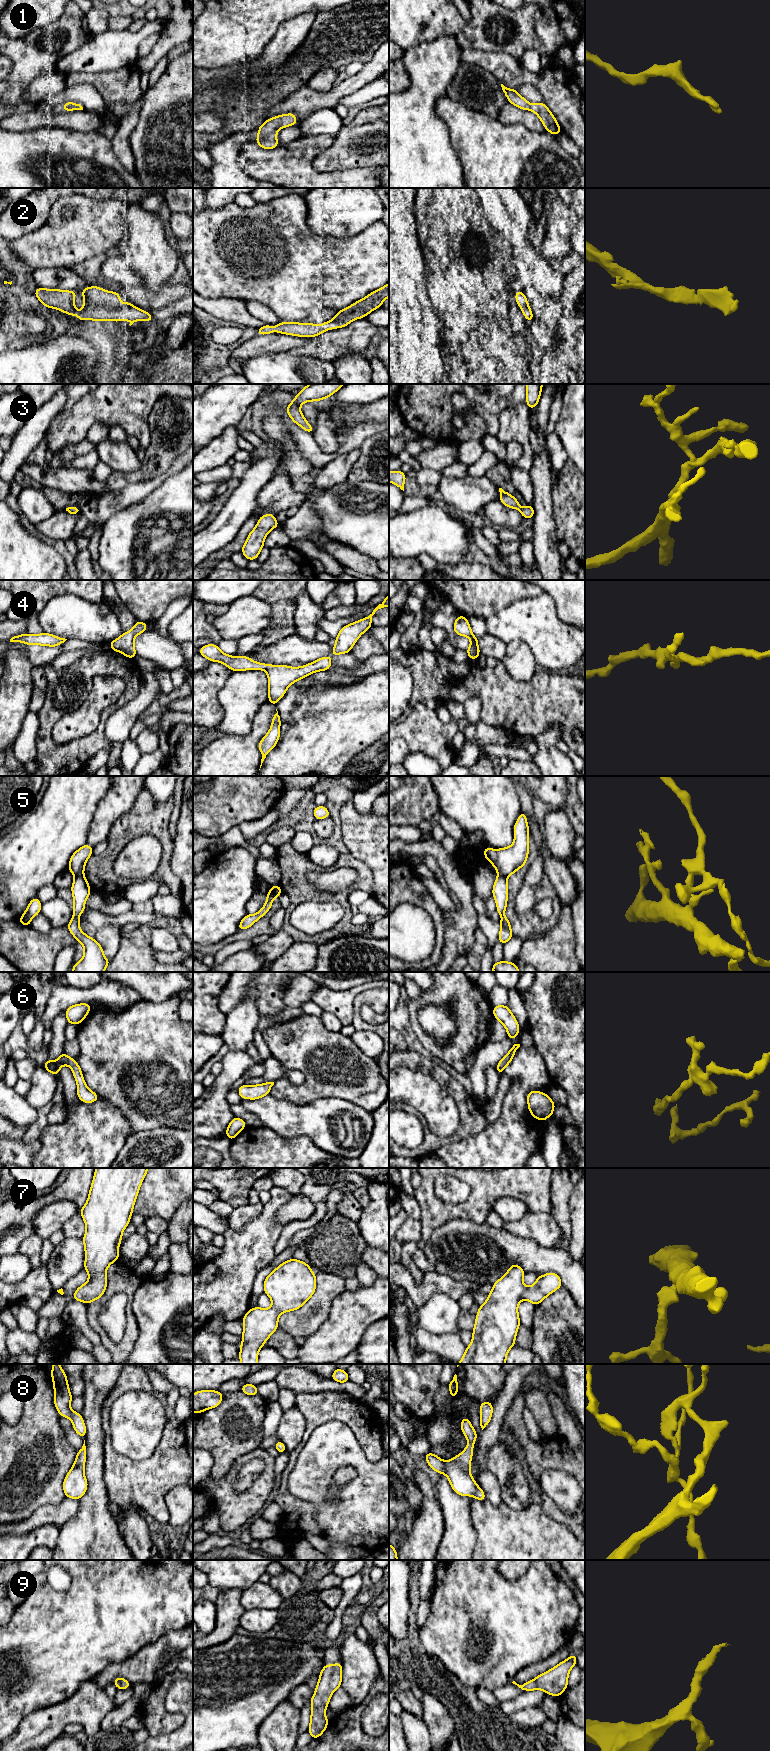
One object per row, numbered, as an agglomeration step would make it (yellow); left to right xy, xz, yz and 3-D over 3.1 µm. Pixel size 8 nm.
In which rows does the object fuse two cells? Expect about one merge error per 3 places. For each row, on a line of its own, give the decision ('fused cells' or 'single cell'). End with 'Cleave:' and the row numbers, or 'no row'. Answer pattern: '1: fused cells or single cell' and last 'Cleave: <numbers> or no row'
1: single cell
2: single cell
3: single cell
4: single cell
5: fused cells
6: single cell
7: single cell
8: single cell
9: single cell
Cleave: 5

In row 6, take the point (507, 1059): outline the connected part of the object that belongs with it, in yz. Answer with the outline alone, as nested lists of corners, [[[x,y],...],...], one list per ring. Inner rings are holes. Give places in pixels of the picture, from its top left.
[[[514,1044],[509,1052],[497,1063],[496,1070],[498,1074],[502,1074],[504,1072],[504,1068],[509,1065],[516,1053],[517,1049],[520,1047],[520,1044]]]

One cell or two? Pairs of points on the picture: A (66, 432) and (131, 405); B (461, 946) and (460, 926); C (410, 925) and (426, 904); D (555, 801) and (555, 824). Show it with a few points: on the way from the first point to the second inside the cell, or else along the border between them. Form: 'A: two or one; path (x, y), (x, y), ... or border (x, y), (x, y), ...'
A: one; path (82, 416), (97, 406), (115, 405)
B: one; path (460, 941), (460, 931)
C: two; border (400, 903), (421, 906), (431, 918), (434, 929)
D: two; border (548, 808), (560, 809)

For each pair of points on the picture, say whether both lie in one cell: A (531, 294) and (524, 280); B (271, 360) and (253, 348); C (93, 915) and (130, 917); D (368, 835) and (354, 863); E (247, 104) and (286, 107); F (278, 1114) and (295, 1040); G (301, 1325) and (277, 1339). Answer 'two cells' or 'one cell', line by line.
A: two cells
B: two cells
C: one cell
D: two cells
E: two cells
F: two cells
G: two cells

